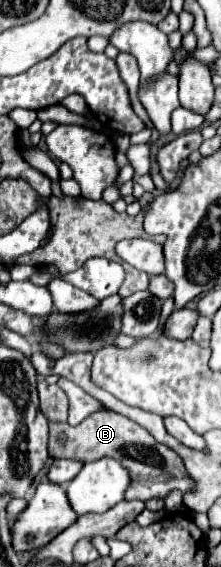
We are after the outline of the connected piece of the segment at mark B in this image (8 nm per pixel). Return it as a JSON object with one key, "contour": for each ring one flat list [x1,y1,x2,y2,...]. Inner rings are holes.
{"contour":[[101,410,95,412,93,416,85,418,79,426,69,426,69,424,49,424,51,432,51,444,49,444,49,454,55,458,77,458,77,460,97,460,103,456,111,456,115,460,121,460,125,468,129,468,133,482,125,494,125,500,151,500,151,498,167,498,169,492,179,490,181,494,187,494,193,490,195,480,187,474,187,468,183,464,183,458,177,456,175,450,159,444,145,428,135,424,133,420,119,416,113,410]]}

